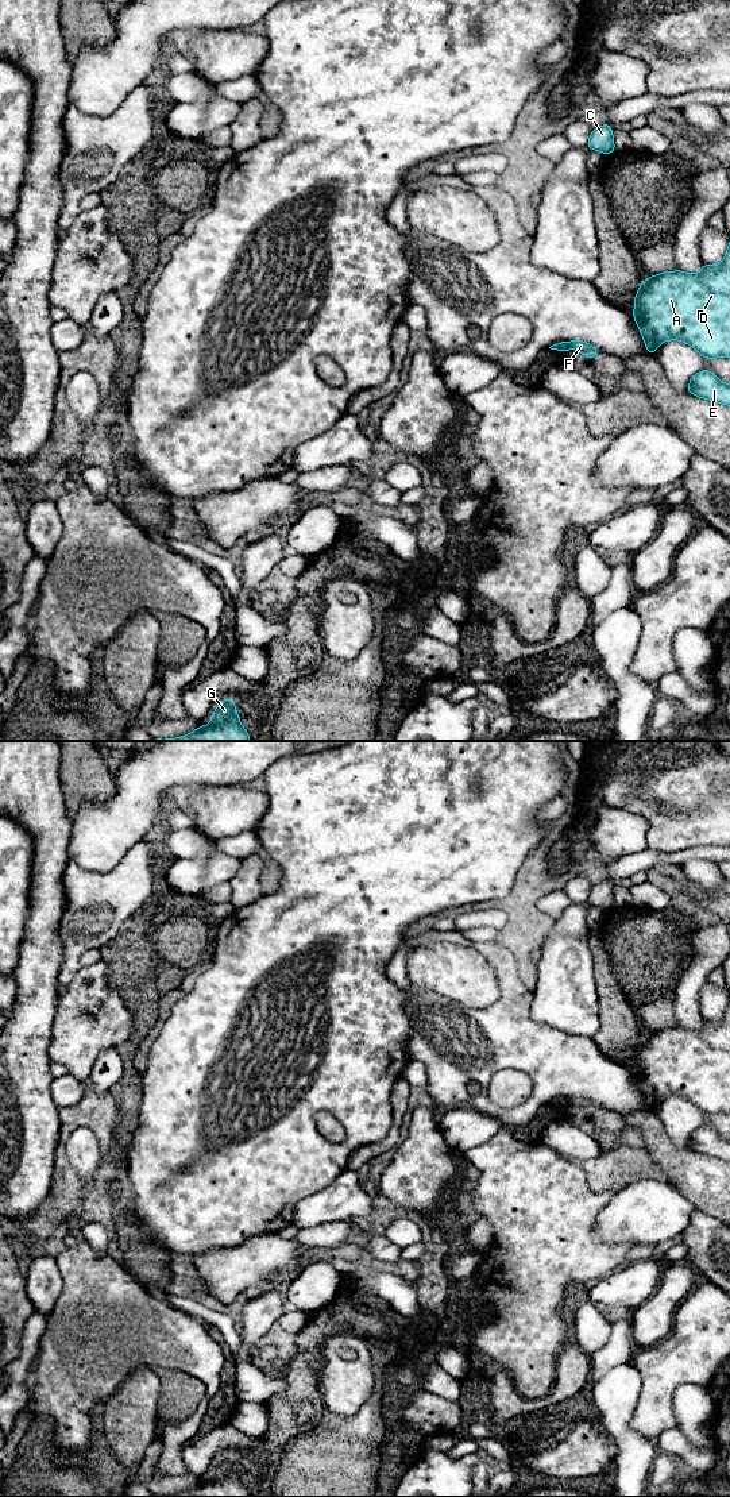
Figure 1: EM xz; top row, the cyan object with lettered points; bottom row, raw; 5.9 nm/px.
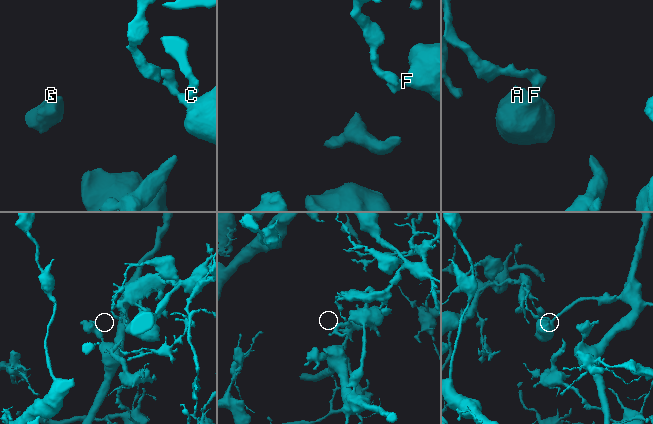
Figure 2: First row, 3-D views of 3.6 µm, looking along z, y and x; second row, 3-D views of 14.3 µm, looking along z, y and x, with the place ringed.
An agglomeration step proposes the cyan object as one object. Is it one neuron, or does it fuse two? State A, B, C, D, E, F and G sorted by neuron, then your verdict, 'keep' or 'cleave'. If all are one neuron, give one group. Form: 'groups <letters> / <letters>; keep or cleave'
groups A B D E F G / C; cleave

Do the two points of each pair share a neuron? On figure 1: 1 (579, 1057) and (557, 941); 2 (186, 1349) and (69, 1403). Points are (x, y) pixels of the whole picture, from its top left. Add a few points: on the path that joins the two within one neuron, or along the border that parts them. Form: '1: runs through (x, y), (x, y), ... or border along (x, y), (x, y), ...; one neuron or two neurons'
1: border along (545, 1023), (568, 1034), (591, 1038); two neurons
2: runs through (157, 1349), (123, 1349), (99, 1373); one neuron

